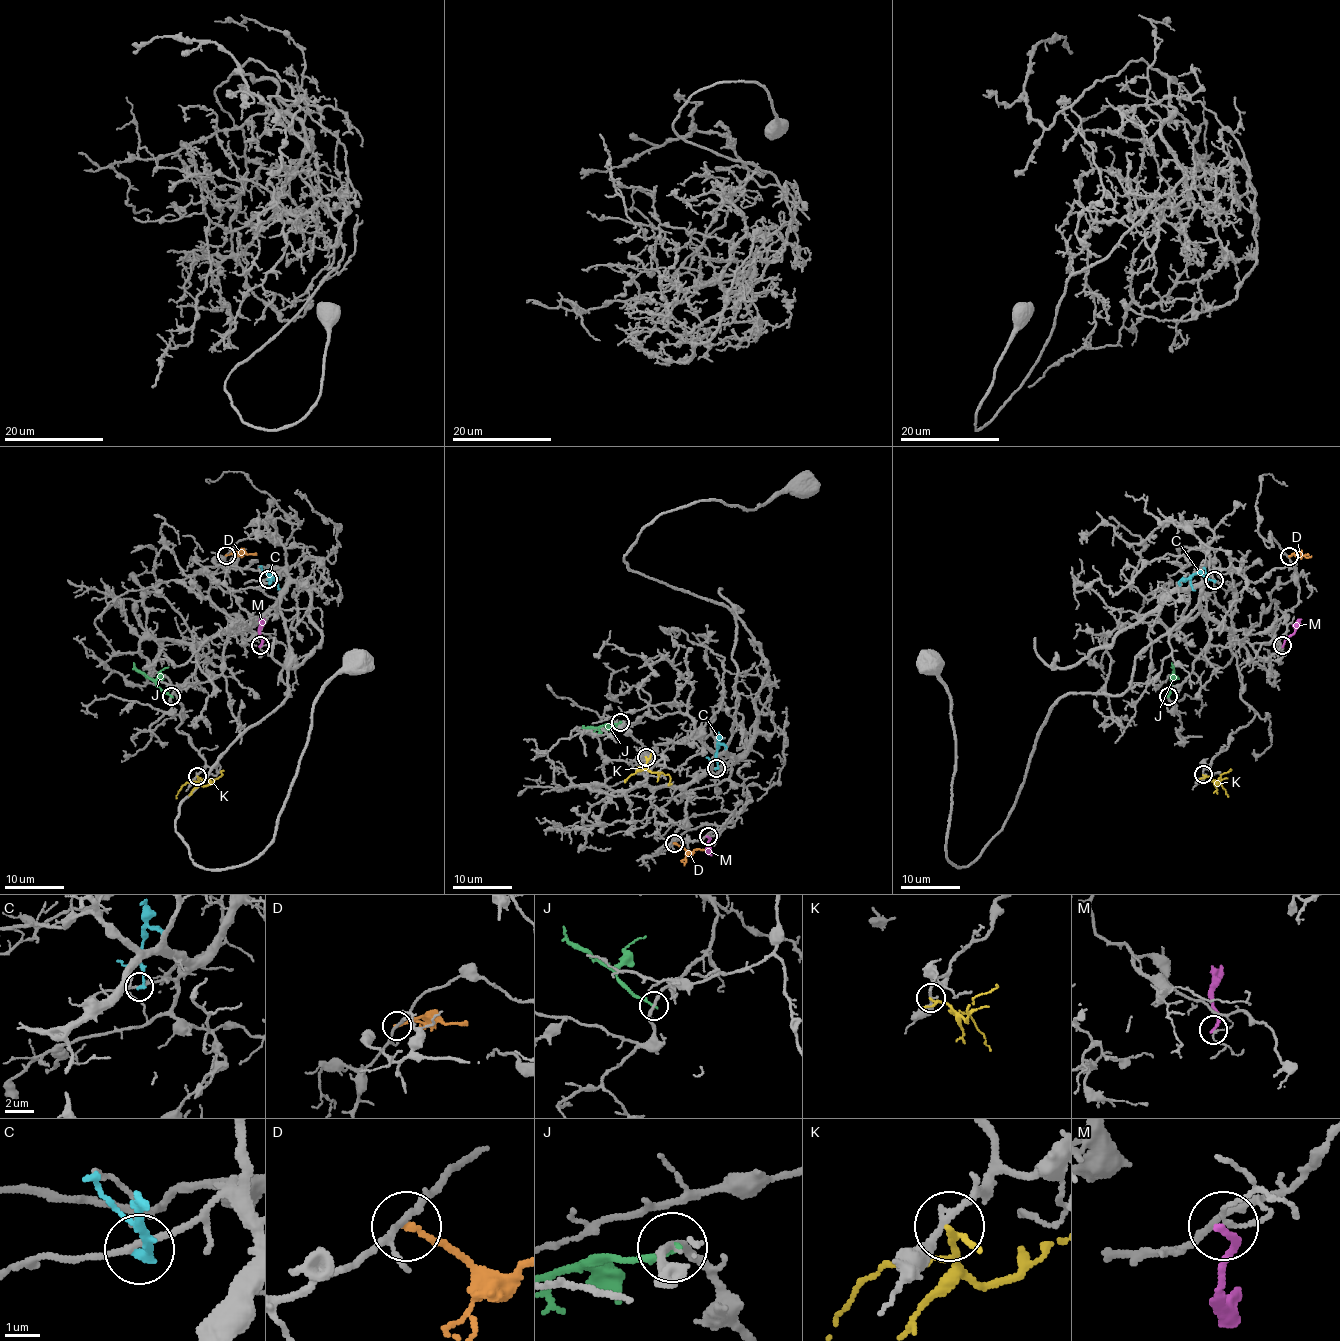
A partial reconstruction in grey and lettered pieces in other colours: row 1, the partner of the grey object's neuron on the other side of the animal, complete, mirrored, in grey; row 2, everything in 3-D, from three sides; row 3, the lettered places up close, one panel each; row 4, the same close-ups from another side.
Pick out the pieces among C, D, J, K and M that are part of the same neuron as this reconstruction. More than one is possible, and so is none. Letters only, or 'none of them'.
none of them

